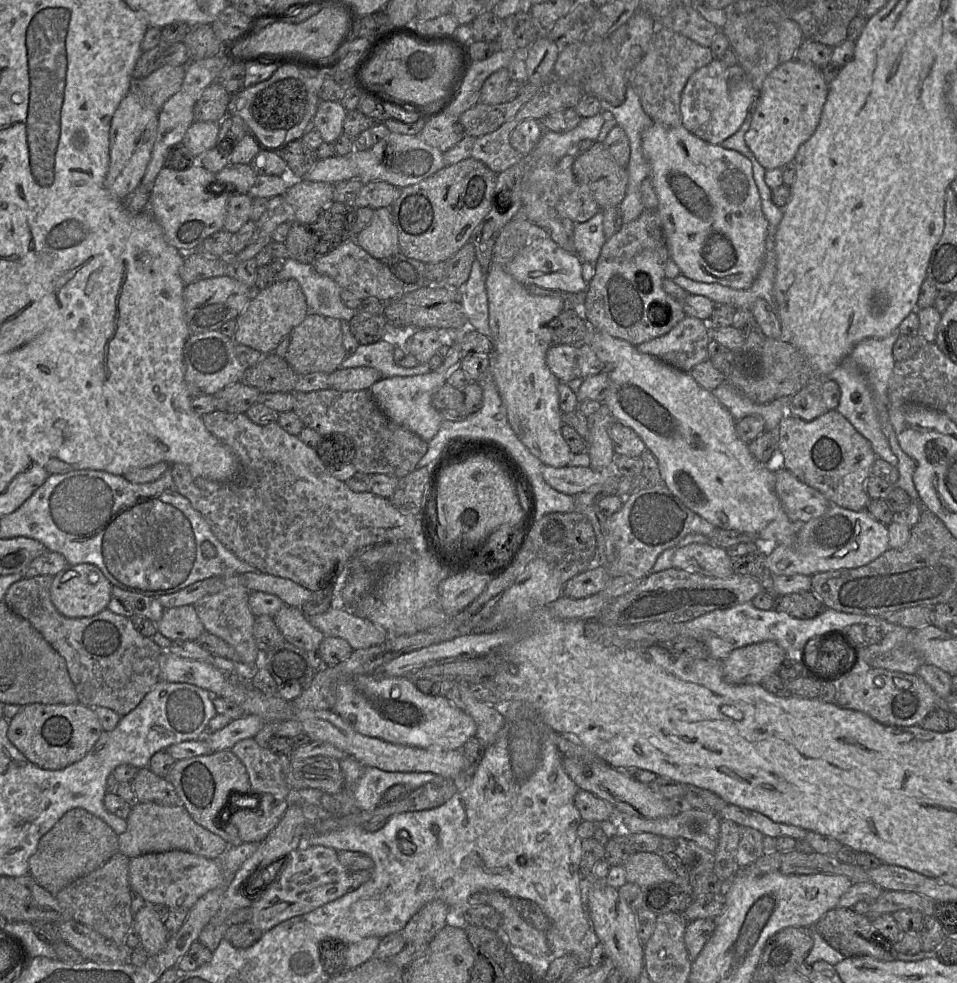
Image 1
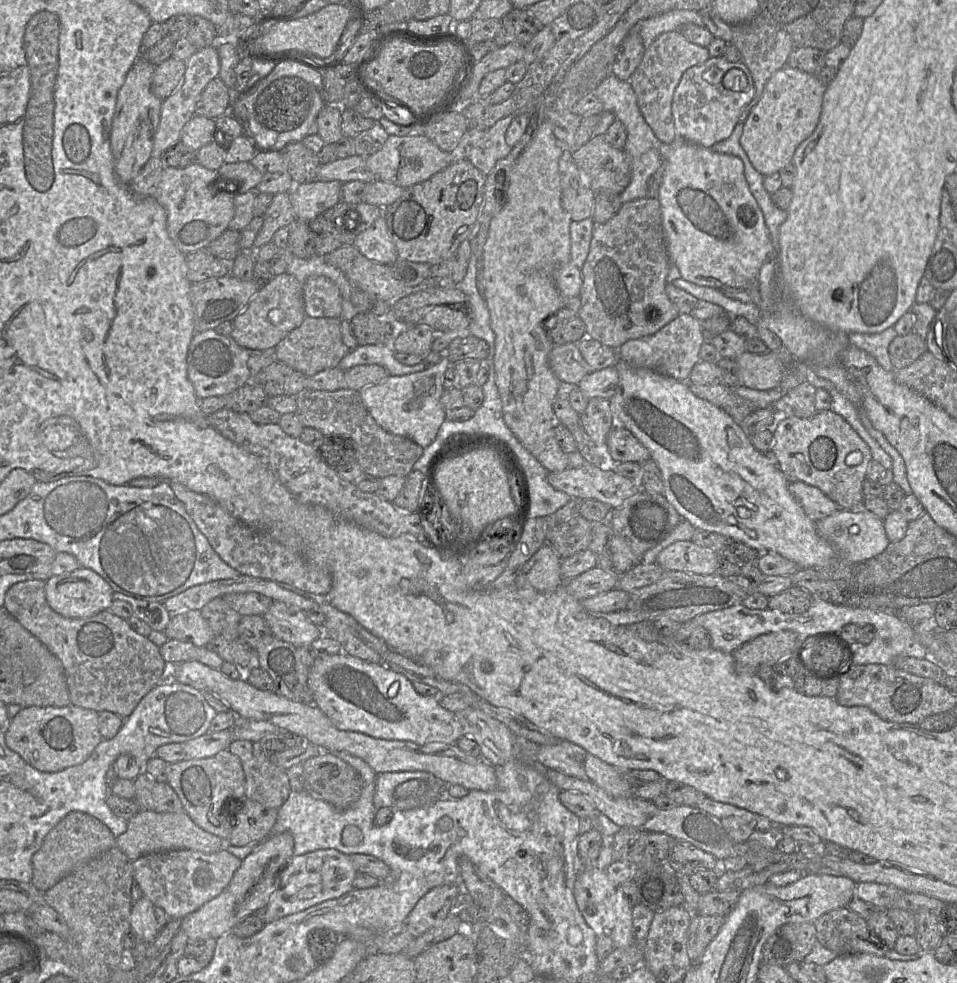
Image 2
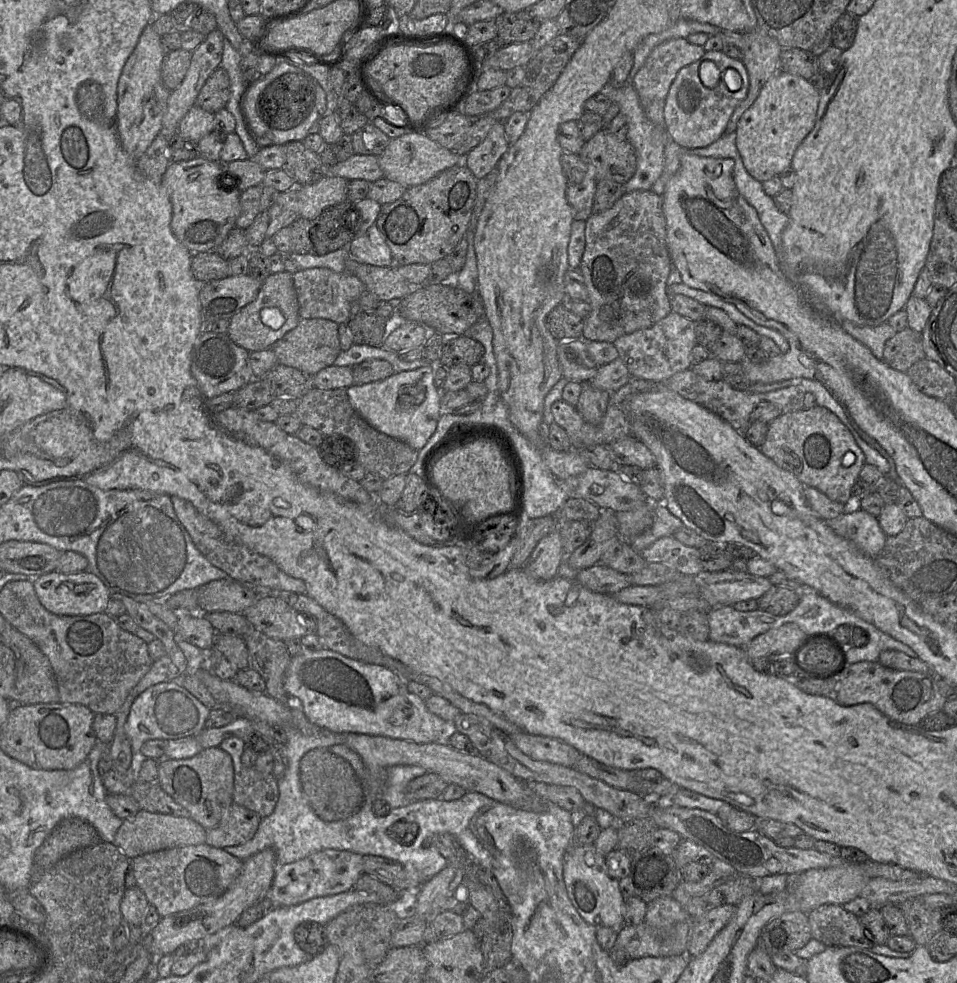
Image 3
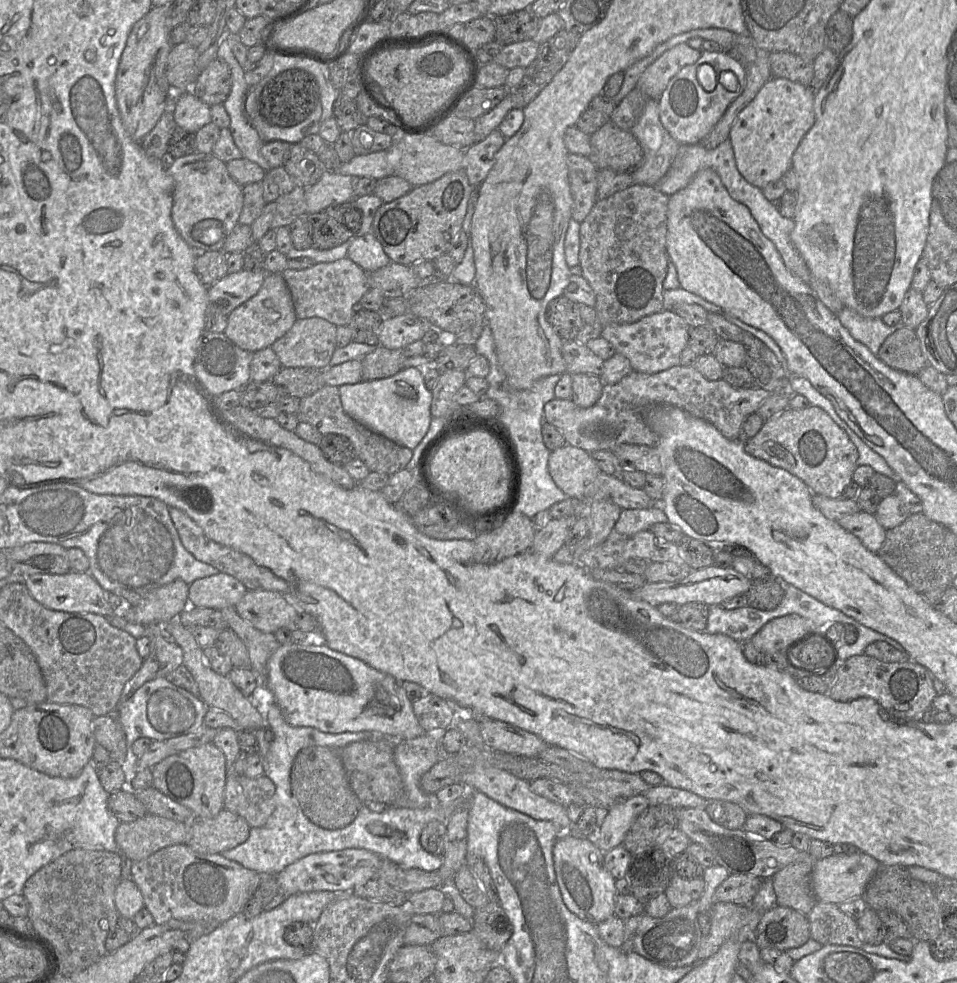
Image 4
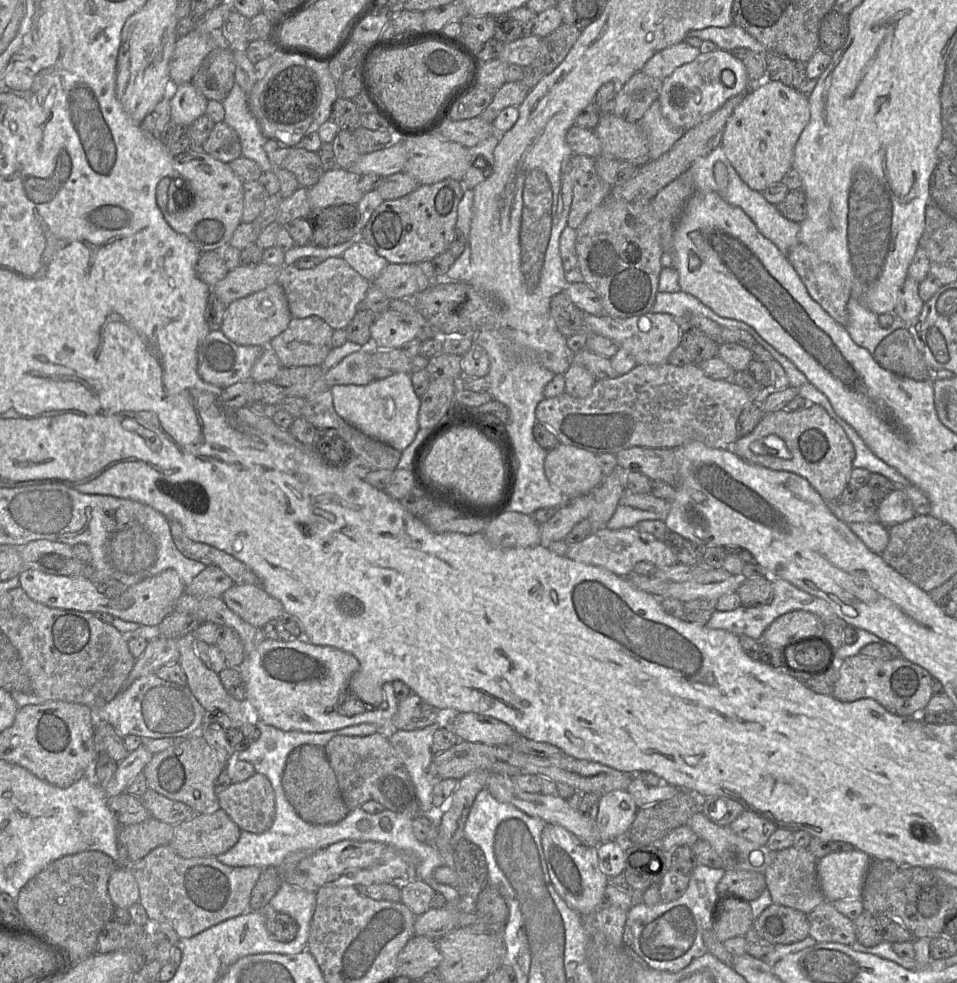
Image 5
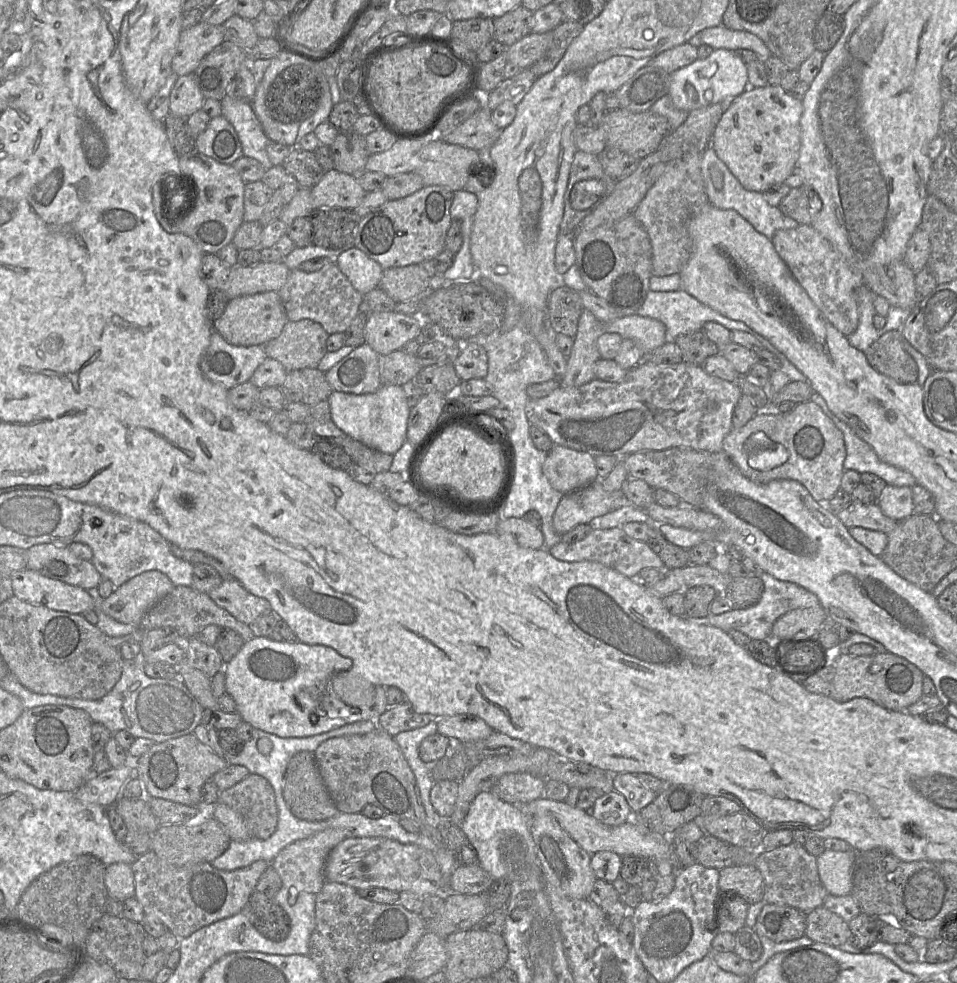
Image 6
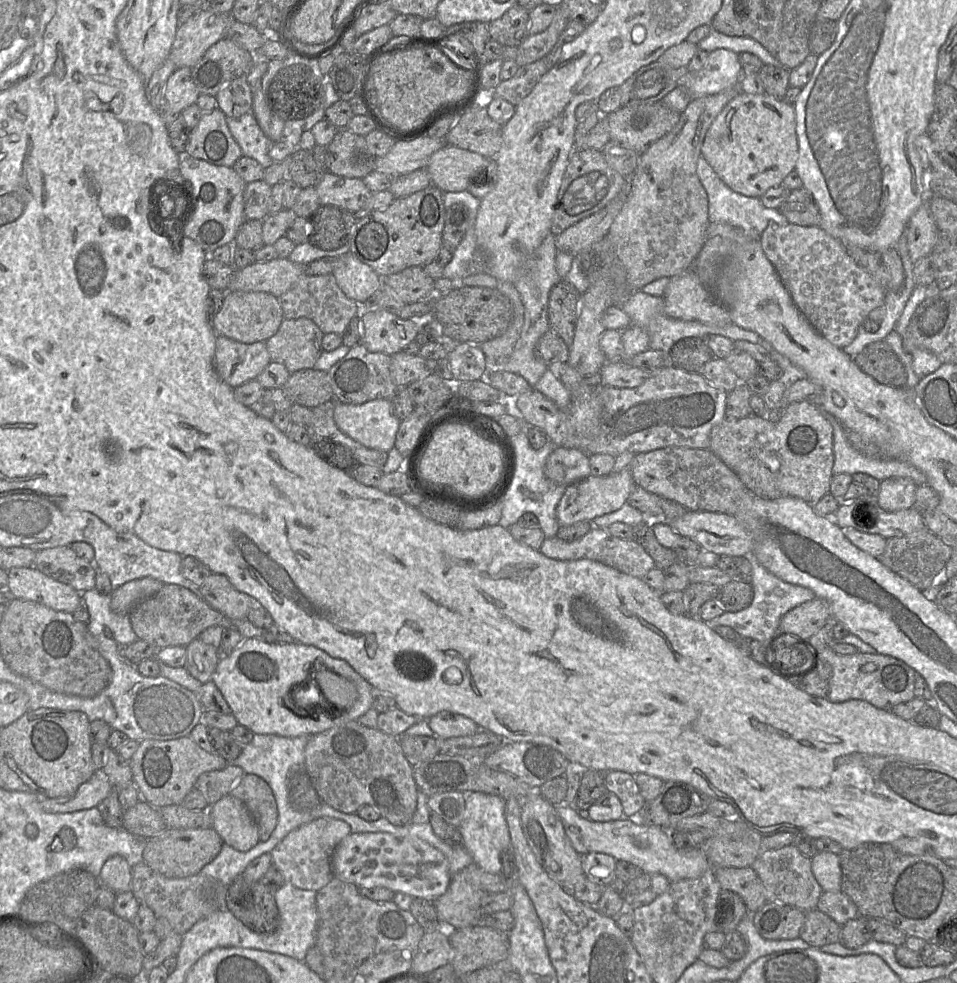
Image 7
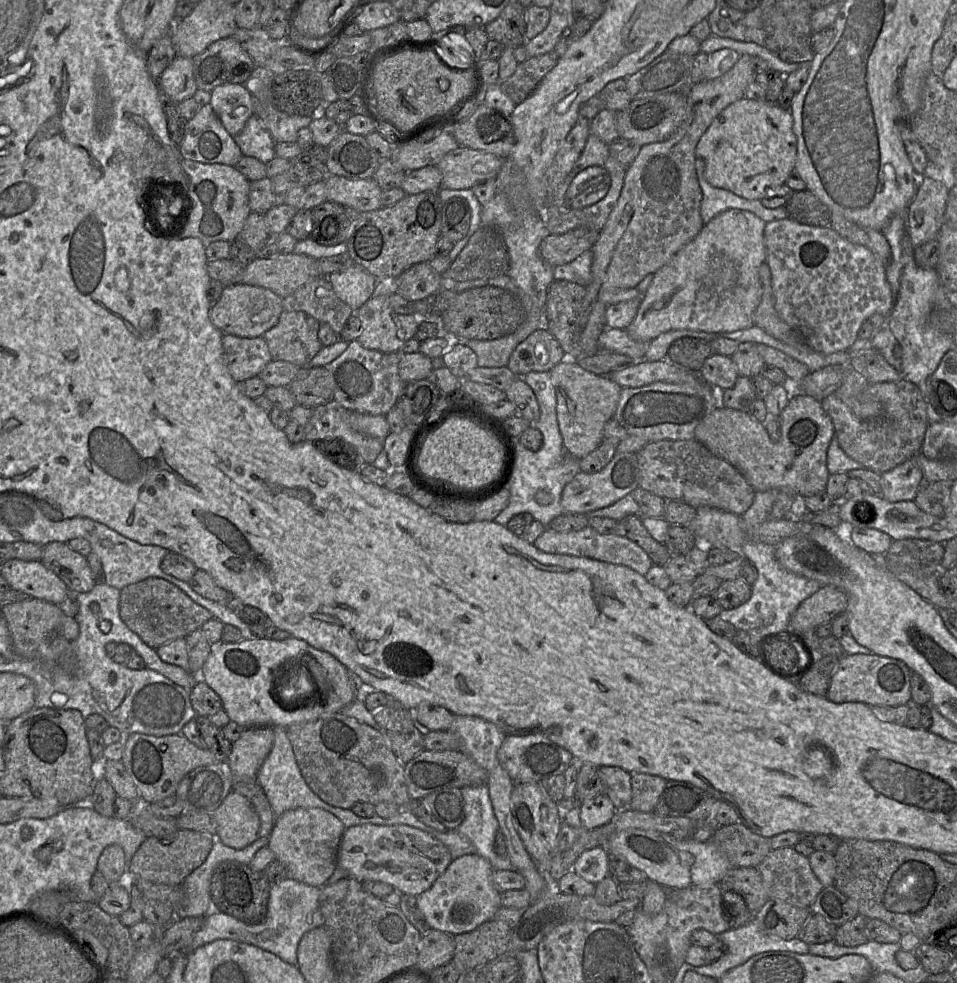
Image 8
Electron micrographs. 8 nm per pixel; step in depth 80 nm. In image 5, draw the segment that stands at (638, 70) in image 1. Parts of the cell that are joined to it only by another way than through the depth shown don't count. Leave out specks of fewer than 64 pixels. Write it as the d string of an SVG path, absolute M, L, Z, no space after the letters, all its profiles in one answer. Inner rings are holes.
M680 42L656 53L644 65L645 74L665 80L680 66L692 62L700 54L698 48L686 42Z

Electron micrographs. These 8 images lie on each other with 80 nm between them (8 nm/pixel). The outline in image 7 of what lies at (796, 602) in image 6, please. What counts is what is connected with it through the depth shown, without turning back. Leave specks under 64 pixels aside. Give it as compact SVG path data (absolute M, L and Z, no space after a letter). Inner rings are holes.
M753 552L744 557L749 560L753 569L751 585L754 597L751 604L737 612L724 612L708 623L712 628L716 626L729 626L743 638L751 638L762 643L767 643L774 634L779 632L780 620L784 614L798 605L816 598L816 596L812 590L785 582L769 572L758 562Z

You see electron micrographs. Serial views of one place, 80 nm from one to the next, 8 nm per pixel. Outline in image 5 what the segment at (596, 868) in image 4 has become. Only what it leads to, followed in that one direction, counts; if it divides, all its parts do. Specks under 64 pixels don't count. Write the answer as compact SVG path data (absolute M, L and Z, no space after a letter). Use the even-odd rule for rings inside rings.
M546 823L541 844L549 877L565 903L582 915L594 915L603 905L609 878L599 867L598 846L583 844L573 833L558 824Z

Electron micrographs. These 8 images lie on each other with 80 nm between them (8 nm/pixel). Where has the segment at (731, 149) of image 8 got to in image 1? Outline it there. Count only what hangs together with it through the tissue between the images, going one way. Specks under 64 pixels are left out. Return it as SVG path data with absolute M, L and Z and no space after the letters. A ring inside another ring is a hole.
M795 59L780 64L765 78L750 127L744 135L747 147L765 170L794 161L799 147L819 124L828 91L821 69Z

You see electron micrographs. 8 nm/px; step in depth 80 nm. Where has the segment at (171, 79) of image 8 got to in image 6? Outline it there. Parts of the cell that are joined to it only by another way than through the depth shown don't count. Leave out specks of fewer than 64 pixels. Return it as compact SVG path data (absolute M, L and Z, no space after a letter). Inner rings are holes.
M193 73L179 76L169 95L169 113L188 118L202 109L204 100Z

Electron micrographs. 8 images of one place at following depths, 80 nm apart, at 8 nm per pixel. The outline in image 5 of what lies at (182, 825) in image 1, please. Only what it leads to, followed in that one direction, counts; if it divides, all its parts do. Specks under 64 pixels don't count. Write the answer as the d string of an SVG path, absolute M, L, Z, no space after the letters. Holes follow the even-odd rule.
M153 817L118 830L117 840L126 848L131 863L144 858L154 848L168 845L173 837L174 826Z

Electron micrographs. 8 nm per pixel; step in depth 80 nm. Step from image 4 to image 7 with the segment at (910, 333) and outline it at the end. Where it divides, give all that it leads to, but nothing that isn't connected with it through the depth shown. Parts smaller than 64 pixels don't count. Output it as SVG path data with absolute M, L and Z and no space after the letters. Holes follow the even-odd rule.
M884 339L867 345L853 360L862 372L880 384L906 386L908 376L905 367Z

